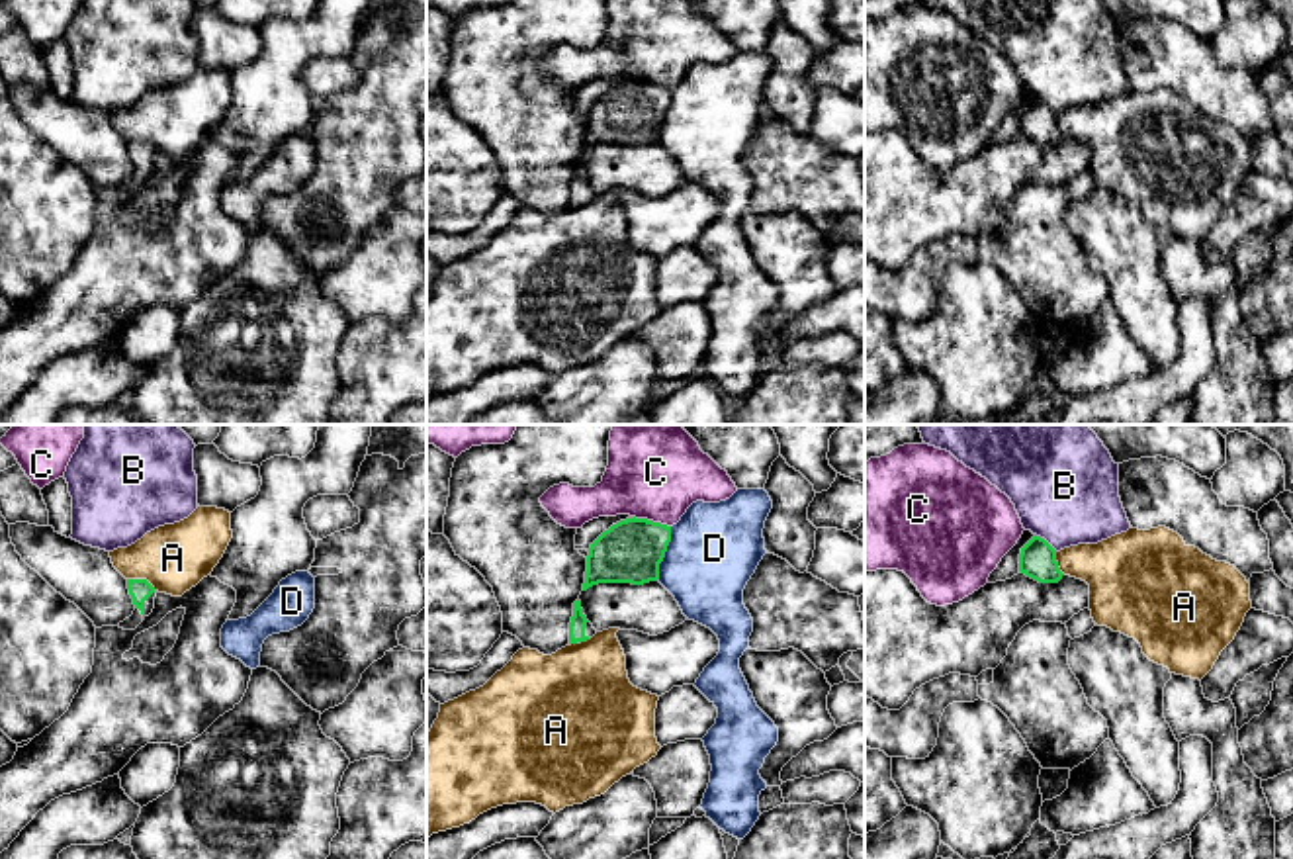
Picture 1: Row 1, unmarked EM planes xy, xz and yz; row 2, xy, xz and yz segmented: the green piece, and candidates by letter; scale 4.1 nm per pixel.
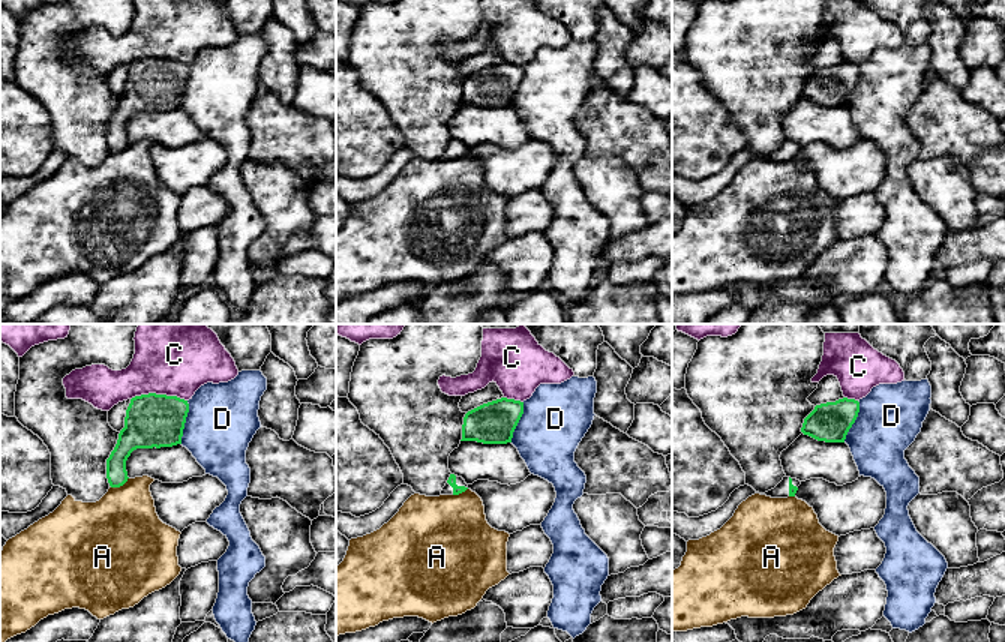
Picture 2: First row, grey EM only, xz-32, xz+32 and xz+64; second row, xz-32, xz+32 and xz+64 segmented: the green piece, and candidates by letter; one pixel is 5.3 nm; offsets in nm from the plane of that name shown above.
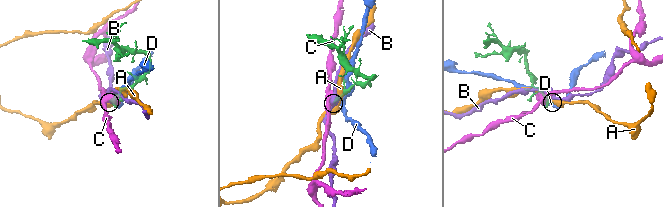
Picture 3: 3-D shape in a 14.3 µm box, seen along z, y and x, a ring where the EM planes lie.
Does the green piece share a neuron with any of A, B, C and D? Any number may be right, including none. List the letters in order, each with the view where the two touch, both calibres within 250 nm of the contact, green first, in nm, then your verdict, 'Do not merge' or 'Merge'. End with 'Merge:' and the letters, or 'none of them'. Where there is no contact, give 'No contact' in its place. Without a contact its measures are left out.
A: Touches green in xy. Thickness 90 nm (green) against 280 nm. Do not merge
B: Touches green in yz. Thickness 160 nm (green) against 440 nm. Do not merge
C: Touches green in xz. Thickness 260 nm (green) against 340 nm. Do not merge
D: Touches green in xz. Thickness 260 nm (green) against 380 nm. Do not merge
Merge: none of them

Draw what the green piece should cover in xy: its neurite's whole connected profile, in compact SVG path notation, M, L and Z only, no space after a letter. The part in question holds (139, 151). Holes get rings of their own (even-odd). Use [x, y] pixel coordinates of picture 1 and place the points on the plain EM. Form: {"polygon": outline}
{"polygon": "M127 141L127 151L135 172L117 188L123 192L135 192L153 174L156 153L147 141Z"}

